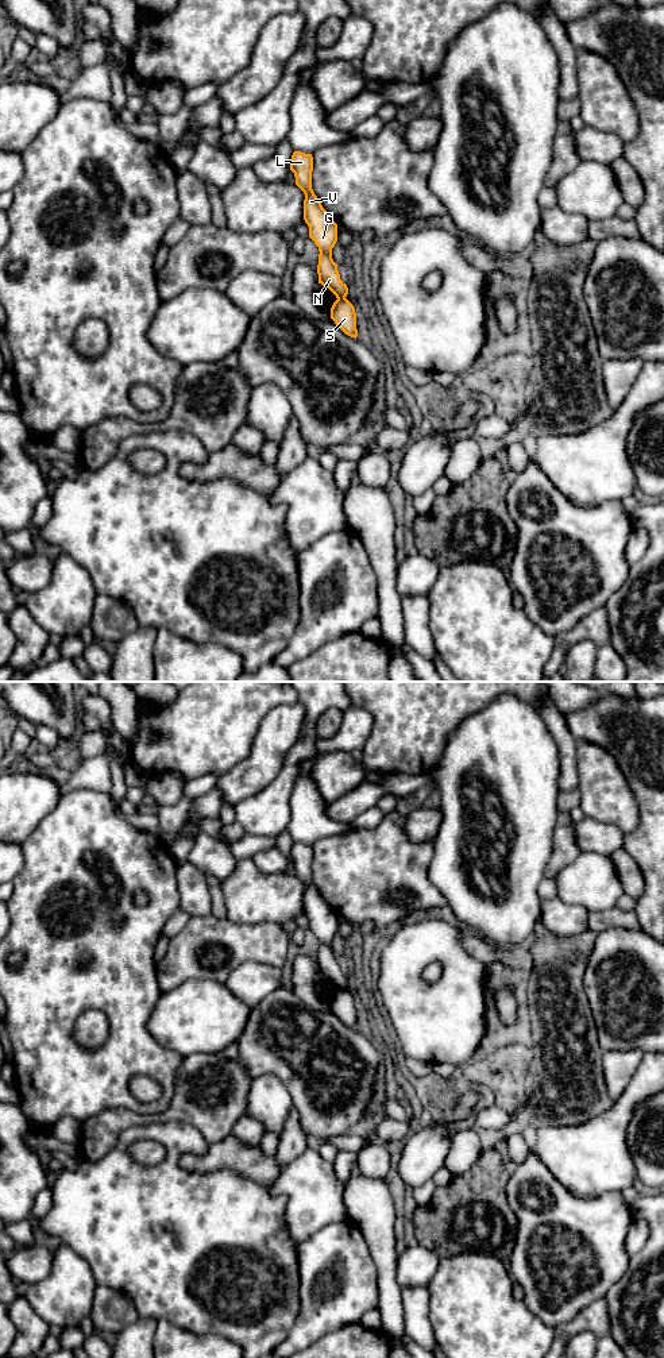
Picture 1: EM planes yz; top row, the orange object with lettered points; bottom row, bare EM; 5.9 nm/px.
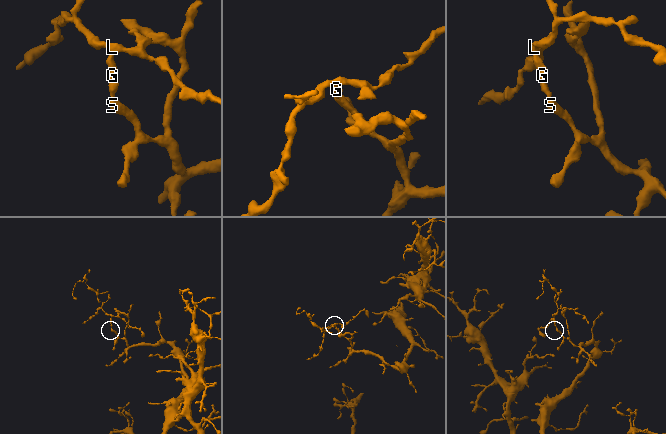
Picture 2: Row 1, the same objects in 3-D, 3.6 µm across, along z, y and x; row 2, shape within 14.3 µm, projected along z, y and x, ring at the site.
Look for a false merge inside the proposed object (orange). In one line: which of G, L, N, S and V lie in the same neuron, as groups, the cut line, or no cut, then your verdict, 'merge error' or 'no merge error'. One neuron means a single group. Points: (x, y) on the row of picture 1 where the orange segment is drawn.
G L N V / S; cut in yz along (338, 297), (344, 299); merge error

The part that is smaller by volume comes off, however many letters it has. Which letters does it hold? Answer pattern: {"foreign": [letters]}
{"foreign": ["G", "L", "N", "V"]}

